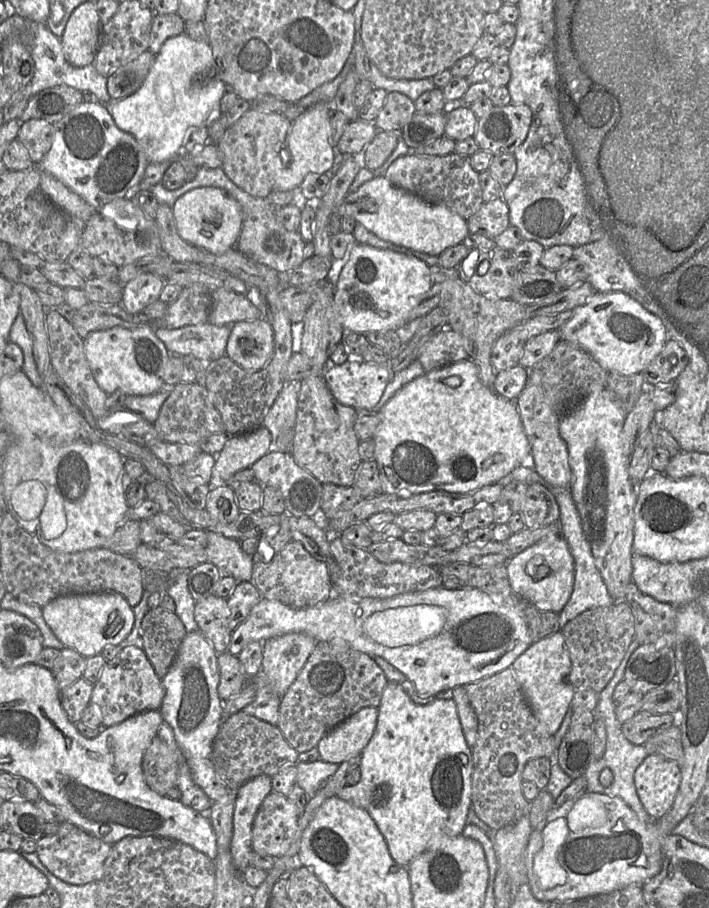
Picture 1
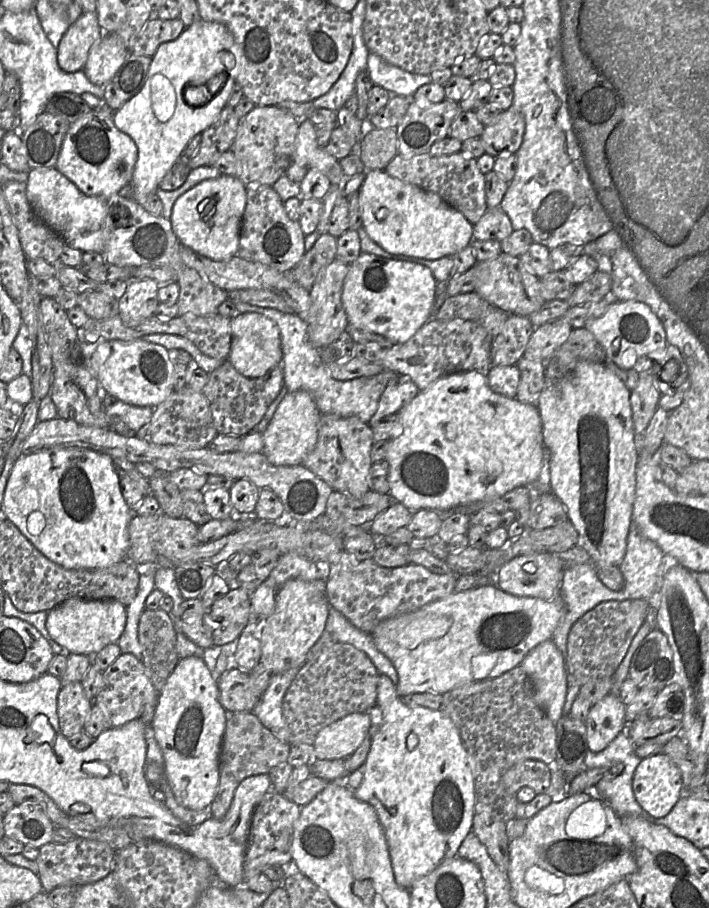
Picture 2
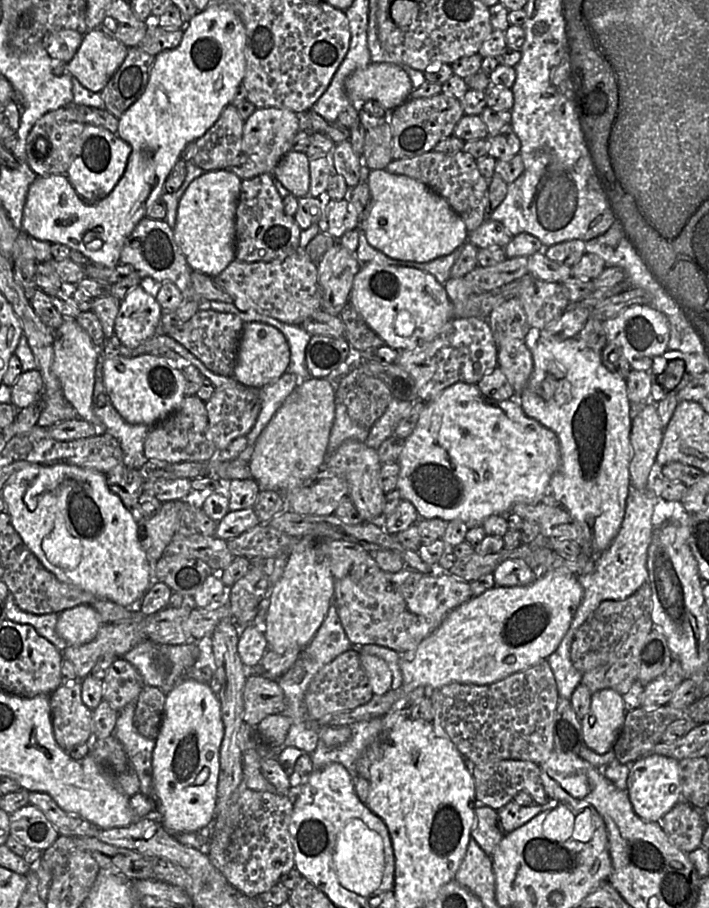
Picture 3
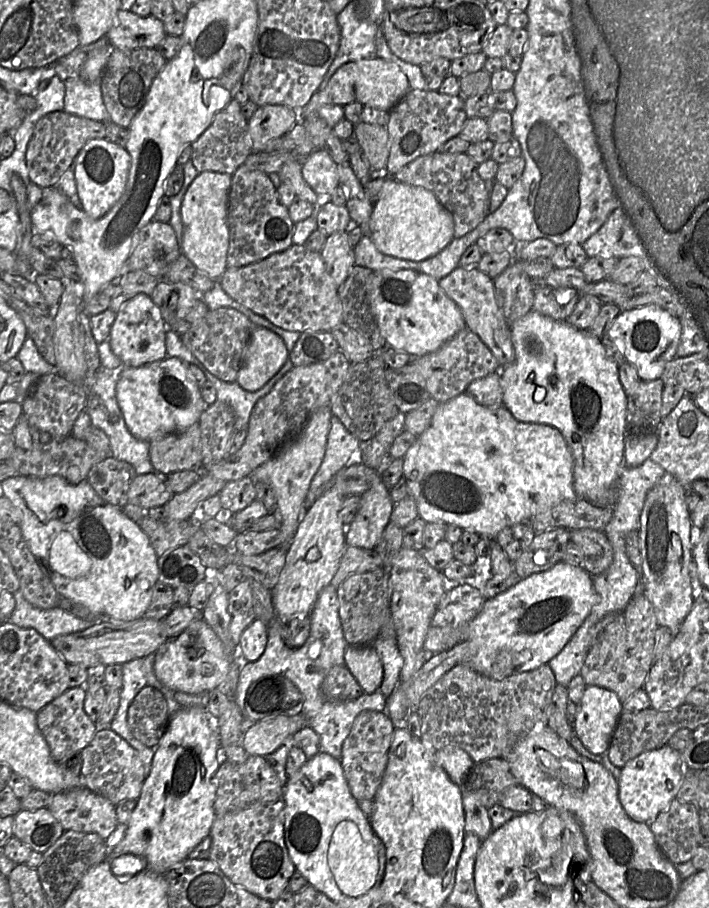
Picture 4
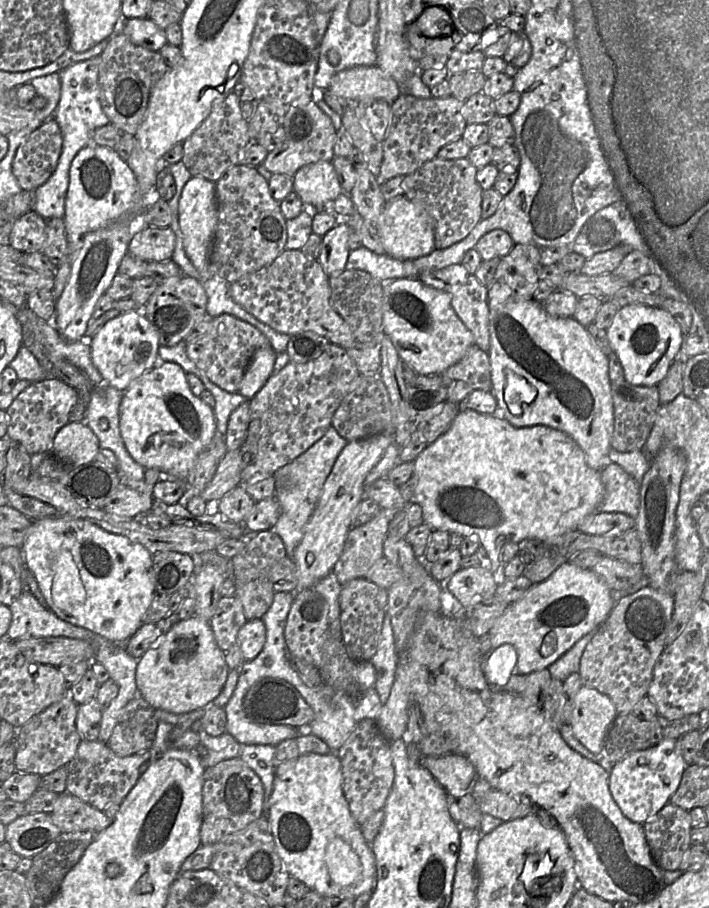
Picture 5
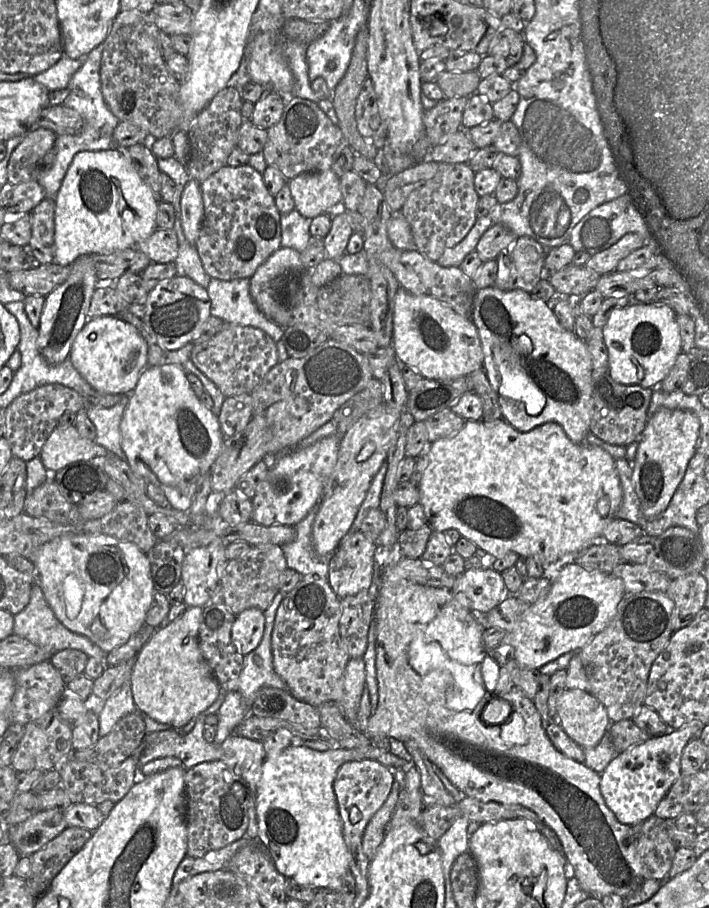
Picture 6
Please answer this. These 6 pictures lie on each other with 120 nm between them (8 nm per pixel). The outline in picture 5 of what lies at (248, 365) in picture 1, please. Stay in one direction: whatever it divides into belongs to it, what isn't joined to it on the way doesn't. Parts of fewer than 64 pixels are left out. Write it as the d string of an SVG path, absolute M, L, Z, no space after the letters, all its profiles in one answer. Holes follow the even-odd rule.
M271 346L257 350L239 385L241 395L251 399L266 384L273 373L276 356Z

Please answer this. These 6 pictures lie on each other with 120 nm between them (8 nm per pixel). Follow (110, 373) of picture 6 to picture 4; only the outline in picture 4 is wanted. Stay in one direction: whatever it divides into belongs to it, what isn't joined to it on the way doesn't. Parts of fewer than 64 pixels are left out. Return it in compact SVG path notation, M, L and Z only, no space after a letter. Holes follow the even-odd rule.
M139 293L130 298L116 313L108 343L123 366L138 367L168 357L165 345L167 325L151 296Z

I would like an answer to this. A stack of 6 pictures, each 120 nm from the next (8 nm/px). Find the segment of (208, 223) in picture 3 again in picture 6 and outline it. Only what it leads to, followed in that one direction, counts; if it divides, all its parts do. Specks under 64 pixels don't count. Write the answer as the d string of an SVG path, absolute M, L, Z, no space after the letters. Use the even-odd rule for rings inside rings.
M194 179L189 180L180 201L182 230L188 242L194 247L204 215L200 184Z

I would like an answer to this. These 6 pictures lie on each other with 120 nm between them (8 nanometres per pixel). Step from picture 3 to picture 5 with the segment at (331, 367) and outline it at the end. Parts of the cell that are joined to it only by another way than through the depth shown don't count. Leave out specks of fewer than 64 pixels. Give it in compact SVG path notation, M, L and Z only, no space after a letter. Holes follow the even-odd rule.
M305 331L290 337L287 353L290 362L306 363L318 358L330 344L326 337Z

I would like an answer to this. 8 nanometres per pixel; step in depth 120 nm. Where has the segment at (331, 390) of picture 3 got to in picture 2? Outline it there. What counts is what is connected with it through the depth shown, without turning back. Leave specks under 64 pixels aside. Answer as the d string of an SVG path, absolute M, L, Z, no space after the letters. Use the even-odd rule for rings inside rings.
M288 392L262 433L264 446L261 452L276 466L301 465L317 443L320 418L321 413L316 402L308 392Z

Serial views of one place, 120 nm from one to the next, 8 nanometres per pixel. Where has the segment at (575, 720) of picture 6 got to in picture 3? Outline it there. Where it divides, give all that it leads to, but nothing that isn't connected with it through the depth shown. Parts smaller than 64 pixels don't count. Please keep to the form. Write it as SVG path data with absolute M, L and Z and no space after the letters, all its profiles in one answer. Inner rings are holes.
M612 689L591 695L589 712L581 720L584 744L597 754L613 749L627 711L622 696Z

